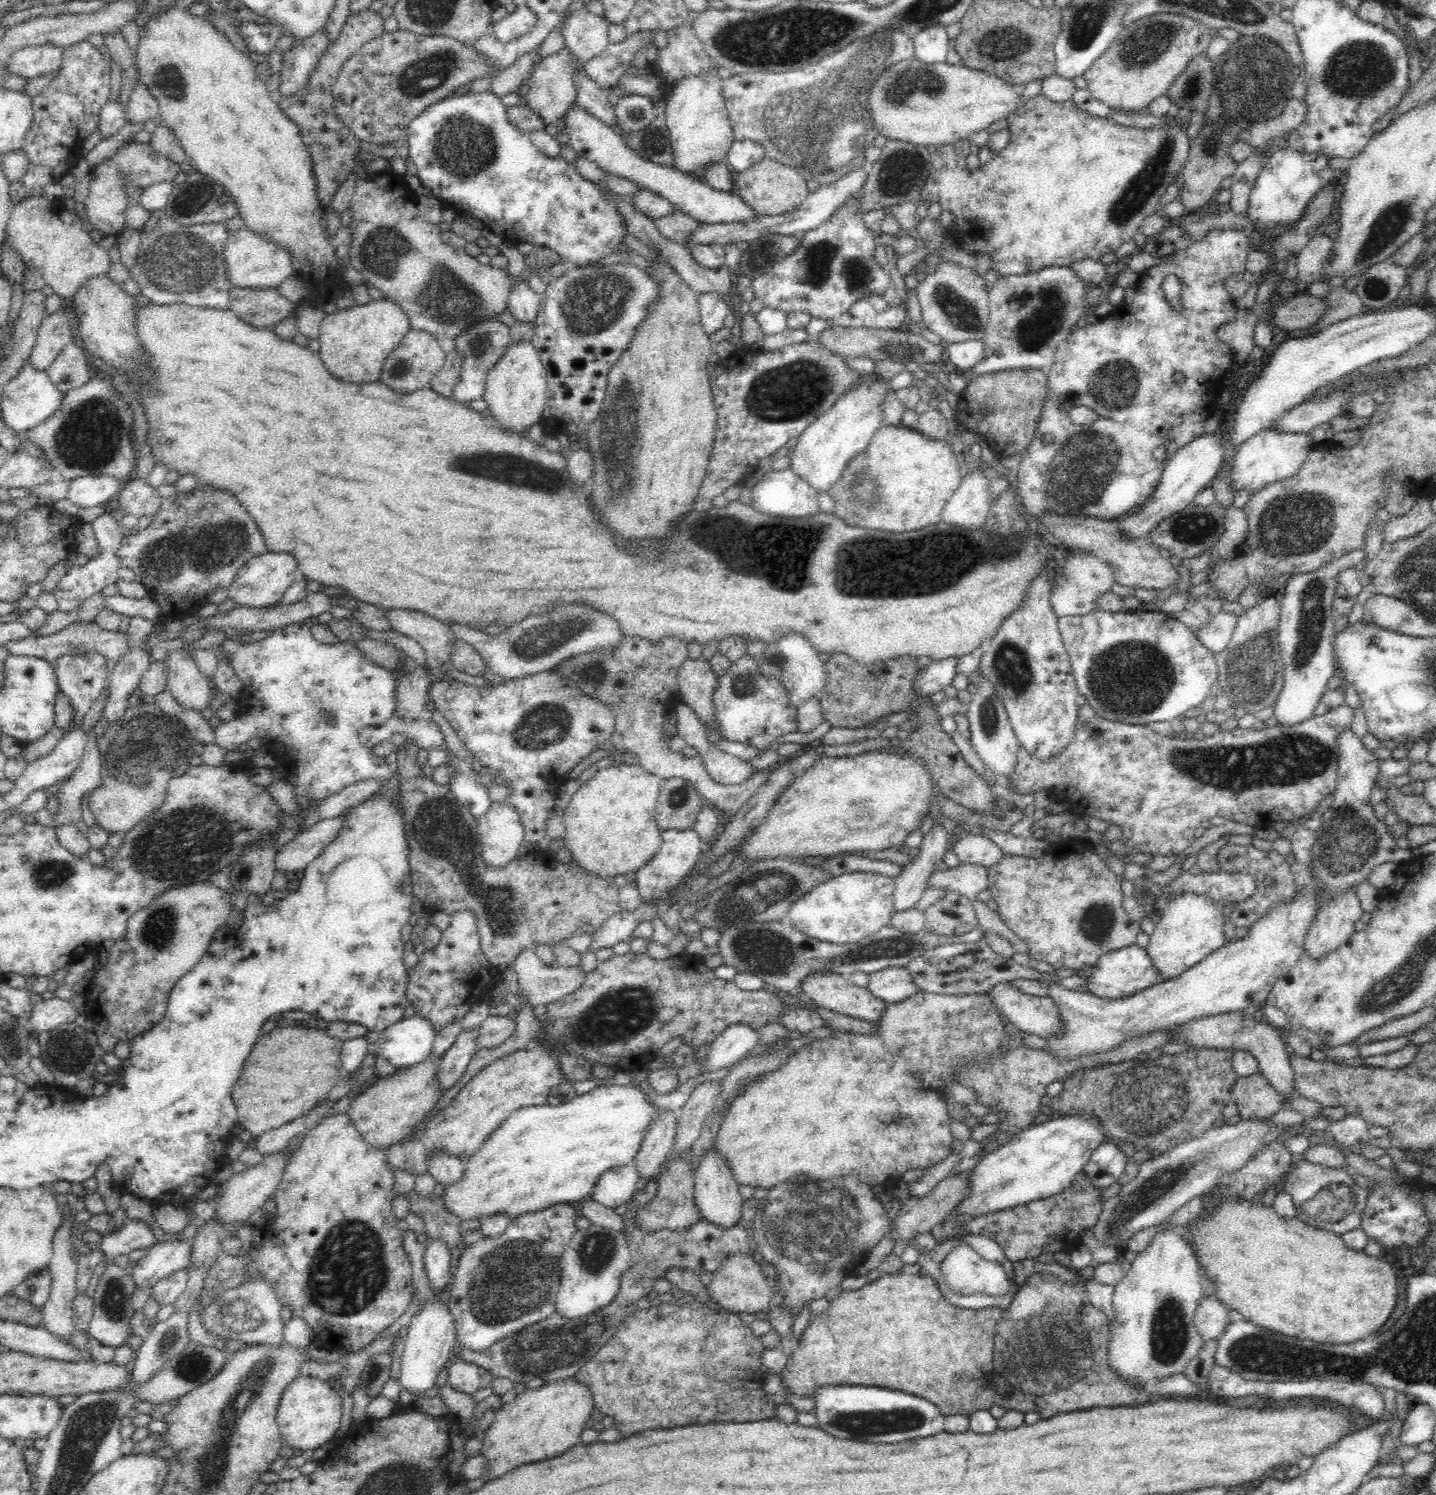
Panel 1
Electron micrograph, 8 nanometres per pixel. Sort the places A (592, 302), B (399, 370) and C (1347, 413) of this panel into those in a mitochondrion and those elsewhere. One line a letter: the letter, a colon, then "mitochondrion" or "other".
A: mitochondrion
B: mitochondrion
C: other

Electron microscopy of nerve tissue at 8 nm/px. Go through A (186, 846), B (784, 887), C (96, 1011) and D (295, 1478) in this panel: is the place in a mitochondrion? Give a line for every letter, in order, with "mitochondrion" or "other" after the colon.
A: mitochondrion
B: mitochondrion
C: other
D: other

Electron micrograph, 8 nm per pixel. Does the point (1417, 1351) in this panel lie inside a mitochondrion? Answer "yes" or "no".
yes

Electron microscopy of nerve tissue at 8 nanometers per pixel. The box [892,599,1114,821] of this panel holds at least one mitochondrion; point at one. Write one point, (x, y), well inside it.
(1010, 664)

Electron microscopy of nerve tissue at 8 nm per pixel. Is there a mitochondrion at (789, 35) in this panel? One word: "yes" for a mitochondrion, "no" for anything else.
yes

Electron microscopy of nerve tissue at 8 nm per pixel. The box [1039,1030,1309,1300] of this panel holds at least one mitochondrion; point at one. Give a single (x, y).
(1150, 1102)

